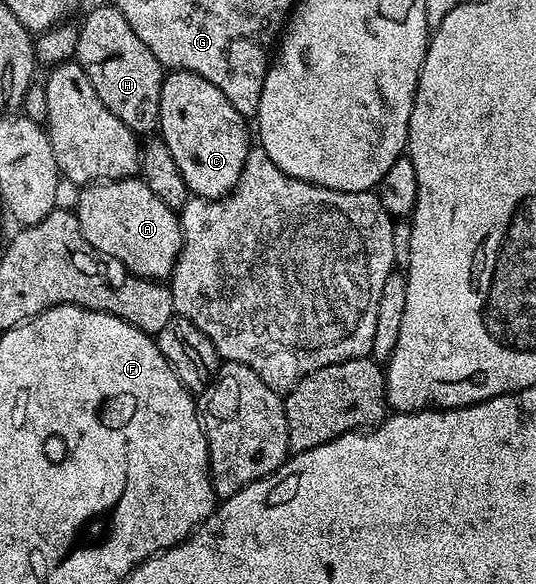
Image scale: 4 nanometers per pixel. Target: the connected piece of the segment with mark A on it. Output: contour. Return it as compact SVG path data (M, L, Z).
M140 177L131 179L110 179L100 183L91 183L80 188L78 205L75 210L79 229L83 237L93 246L98 256L118 259L126 267L130 276L139 279L165 281L170 278L177 264L177 258L183 245L181 220L172 207L163 205Z

